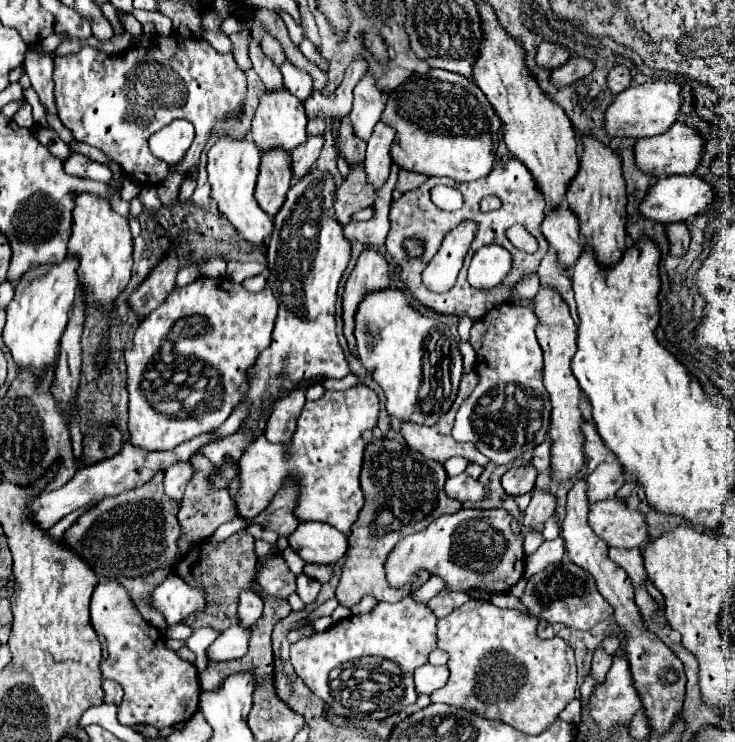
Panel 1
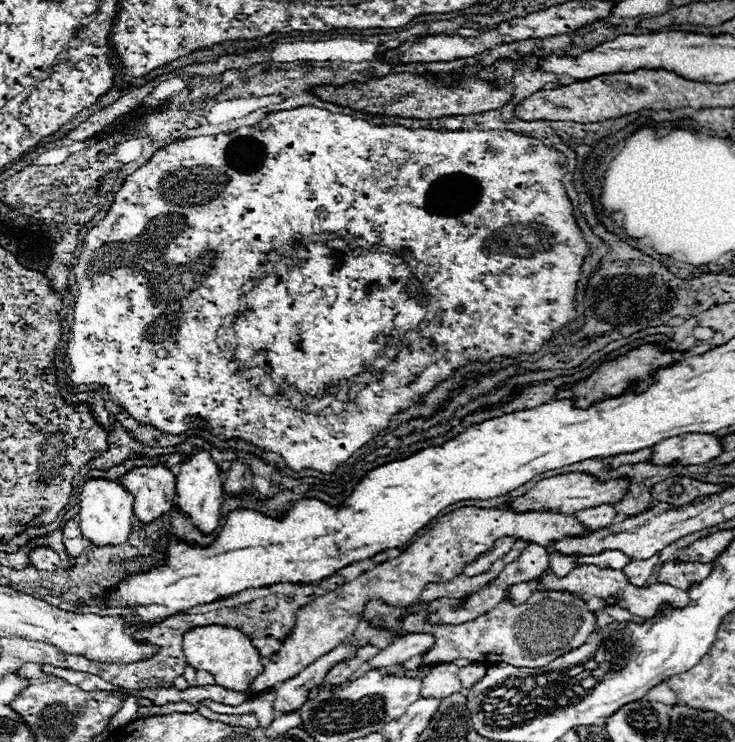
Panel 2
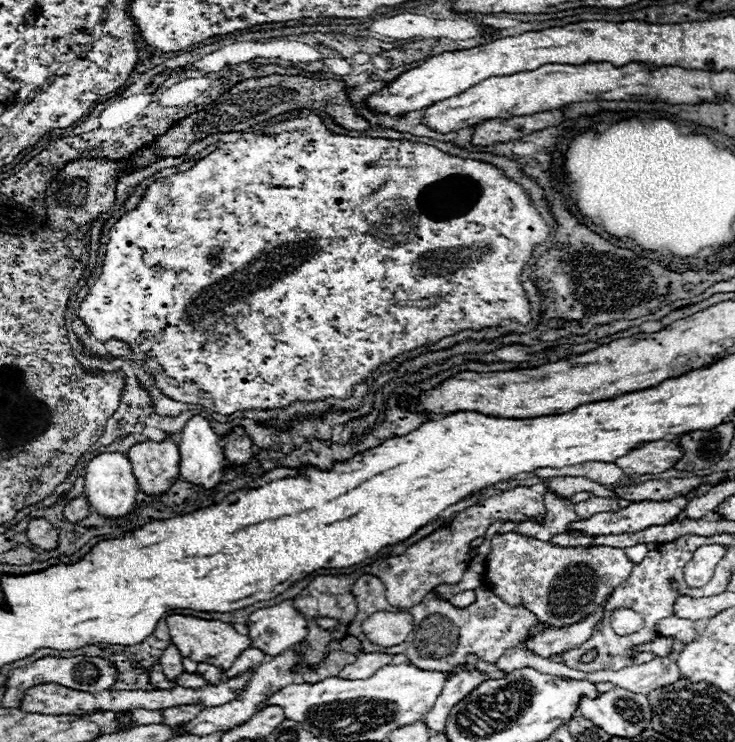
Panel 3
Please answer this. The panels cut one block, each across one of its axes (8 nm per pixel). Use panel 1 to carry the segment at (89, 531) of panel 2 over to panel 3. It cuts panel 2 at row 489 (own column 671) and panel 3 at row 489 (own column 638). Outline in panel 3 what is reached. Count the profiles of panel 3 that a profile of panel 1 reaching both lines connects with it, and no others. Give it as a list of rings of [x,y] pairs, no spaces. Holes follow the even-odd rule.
[[[98,454],[86,466],[86,486],[84,496],[92,510],[106,518],[122,518],[126,516],[136,502],[138,482],[132,474],[132,464],[126,454]]]

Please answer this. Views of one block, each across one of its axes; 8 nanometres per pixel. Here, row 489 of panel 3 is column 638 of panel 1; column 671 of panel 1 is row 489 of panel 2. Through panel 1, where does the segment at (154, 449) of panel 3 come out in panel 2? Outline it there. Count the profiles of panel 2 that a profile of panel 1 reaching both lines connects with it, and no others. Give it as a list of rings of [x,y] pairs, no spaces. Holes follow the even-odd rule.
[[[138,466],[126,472],[120,482],[134,496],[134,514],[142,522],[156,520],[174,506],[176,476],[166,466]]]

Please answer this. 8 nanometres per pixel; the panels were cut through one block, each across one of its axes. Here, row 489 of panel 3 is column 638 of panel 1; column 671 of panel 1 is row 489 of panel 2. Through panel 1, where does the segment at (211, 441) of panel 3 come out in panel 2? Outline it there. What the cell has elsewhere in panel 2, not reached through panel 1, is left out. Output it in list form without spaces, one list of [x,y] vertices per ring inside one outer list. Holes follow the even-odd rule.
[[[194,448],[192,454],[178,466],[176,476],[176,504],[192,518],[192,522],[202,532],[212,532],[220,522],[220,506],[224,502],[224,488],[222,488],[222,472],[212,460],[210,452],[202,448]]]

